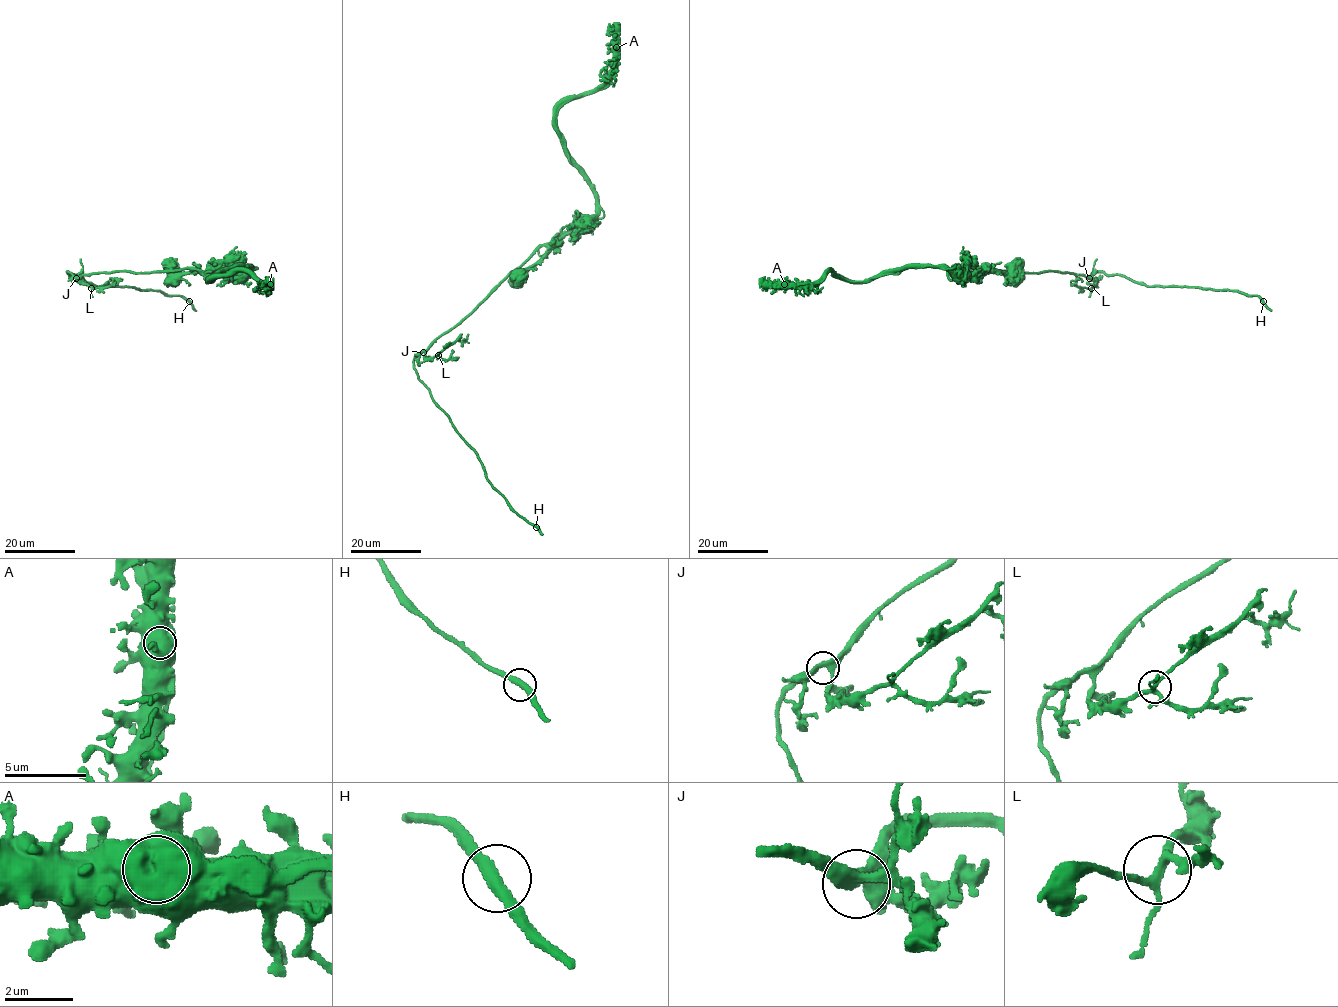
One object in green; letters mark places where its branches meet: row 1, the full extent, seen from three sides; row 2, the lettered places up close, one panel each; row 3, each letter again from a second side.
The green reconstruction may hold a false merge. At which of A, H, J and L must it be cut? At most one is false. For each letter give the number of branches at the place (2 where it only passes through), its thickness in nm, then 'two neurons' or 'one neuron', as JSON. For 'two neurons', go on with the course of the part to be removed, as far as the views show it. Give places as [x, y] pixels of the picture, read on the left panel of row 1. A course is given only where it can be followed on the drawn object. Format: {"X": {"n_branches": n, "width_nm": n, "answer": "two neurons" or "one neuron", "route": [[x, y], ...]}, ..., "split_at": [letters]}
{"A": {"n_branches": 1, "width_nm": 1400, "answer": "two neurons", "route": [[270, 284], [245, 271], [210, 281], [251, 266], [256, 268], [67, 272], [96, 286], [181, 295], [196, 310]]}, "H": {"n_branches": 2, "width_nm": 340, "answer": "one neuron"}, "J": {"n_branches": 3, "width_nm": 340, "answer": "one neuron"}, "L": {"n_branches": 5, "width_nm": 260, "answer": "one neuron"}, "split_at": ["A"]}

